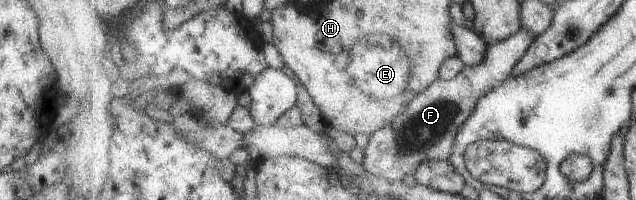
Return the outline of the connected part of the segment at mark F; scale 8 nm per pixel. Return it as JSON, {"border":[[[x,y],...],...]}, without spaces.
{"border":[[[521,29],[519,33],[513,35],[509,39],[490,45],[487,53],[487,59],[475,67],[466,66],[461,75],[457,75],[455,79],[446,80],[437,79],[433,85],[430,85],[423,93],[419,93],[407,109],[403,109],[399,115],[393,119],[393,123],[385,125],[383,129],[375,132],[371,136],[371,140],[365,149],[365,158],[363,166],[379,177],[385,177],[389,181],[404,181],[407,175],[415,175],[417,169],[425,163],[425,161],[449,160],[453,151],[455,151],[455,143],[457,143],[457,135],[461,131],[461,127],[471,119],[473,111],[477,109],[479,101],[489,95],[491,91],[495,91],[500,85],[503,85],[509,77],[512,76],[513,70],[523,61],[523,58],[529,53],[529,49],[533,47],[533,43],[537,41],[537,37],[529,31],[529,29]]]}

